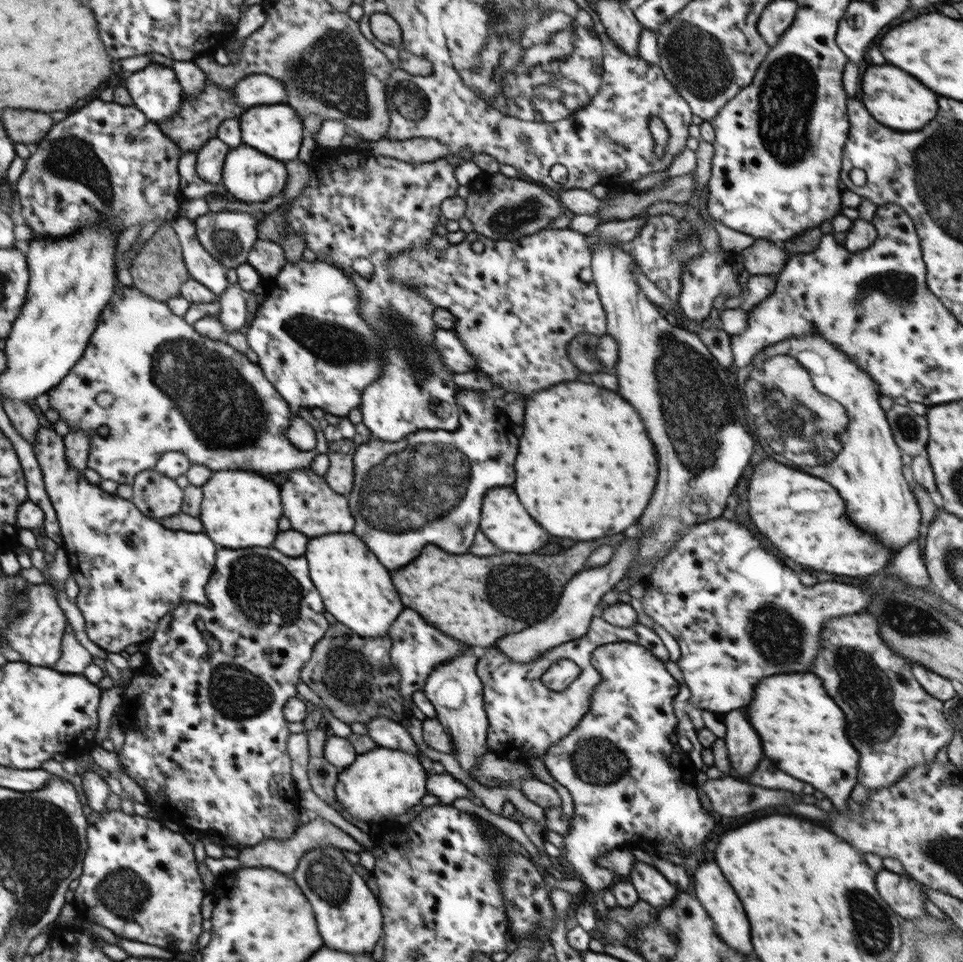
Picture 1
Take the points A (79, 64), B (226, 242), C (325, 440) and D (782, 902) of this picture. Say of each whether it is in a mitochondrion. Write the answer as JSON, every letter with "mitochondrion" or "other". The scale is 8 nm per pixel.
{"A":"other","B":"mitochondrion","C":"other","D":"other"}

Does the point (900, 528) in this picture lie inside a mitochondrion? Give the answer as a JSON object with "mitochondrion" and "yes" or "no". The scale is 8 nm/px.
{"mitochondrion":"no"}

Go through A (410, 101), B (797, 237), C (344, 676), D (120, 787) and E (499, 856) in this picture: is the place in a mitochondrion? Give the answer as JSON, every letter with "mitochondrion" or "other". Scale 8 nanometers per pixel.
{"A":"mitochondrion","B":"other","C":"mitochondrion","D":"other","E":"other"}

